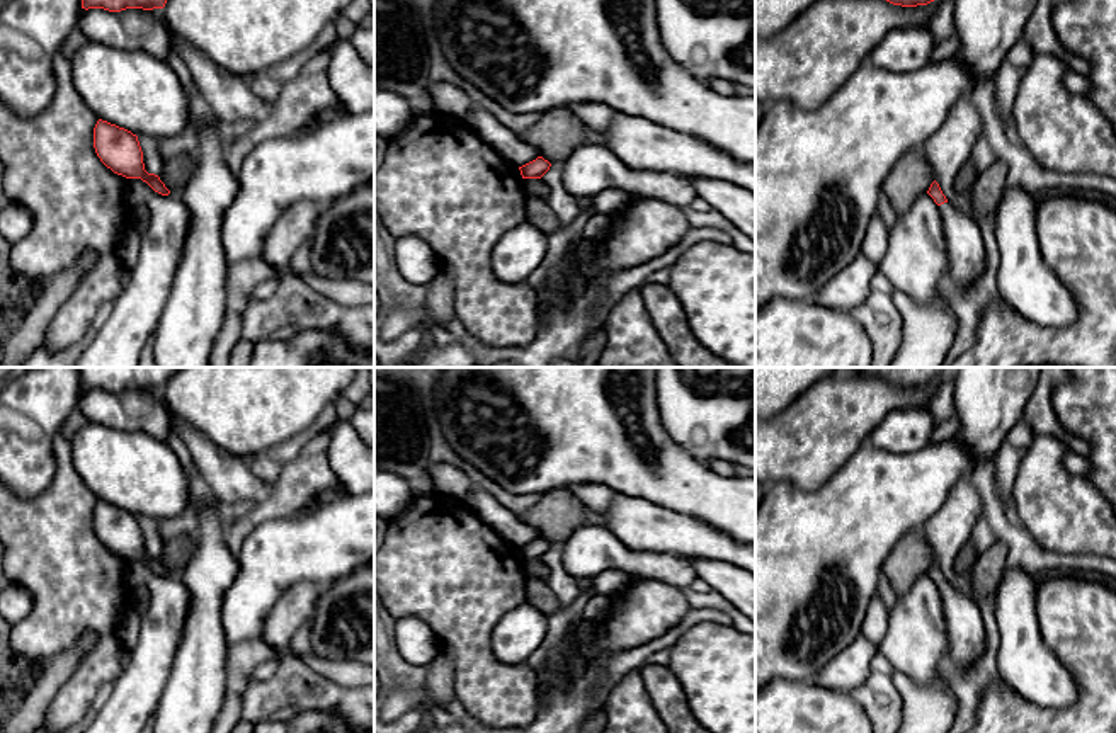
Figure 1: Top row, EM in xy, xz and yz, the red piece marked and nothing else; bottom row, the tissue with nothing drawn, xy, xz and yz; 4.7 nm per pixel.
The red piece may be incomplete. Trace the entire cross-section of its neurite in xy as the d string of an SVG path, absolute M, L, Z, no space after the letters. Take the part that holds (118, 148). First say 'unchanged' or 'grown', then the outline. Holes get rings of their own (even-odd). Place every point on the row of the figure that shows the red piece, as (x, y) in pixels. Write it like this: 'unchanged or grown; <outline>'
unchanged; M99 119L94 128L94 148L100 162L114 173L126 179L141 179L162 196L170 194L158 175L145 170L138 136L131 131Z

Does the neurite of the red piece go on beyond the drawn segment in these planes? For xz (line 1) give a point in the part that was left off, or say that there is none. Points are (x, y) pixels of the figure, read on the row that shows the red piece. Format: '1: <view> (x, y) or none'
1: none

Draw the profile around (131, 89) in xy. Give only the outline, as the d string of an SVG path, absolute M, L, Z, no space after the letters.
M87 41L70 65L77 92L99 119L157 141L189 126L185 88L167 61Z

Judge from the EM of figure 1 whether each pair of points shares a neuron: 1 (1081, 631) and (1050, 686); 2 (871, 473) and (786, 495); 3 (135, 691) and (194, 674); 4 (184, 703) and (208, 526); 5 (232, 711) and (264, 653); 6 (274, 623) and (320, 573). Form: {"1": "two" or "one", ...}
{"1": "two", "2": "one", "3": "two", "4": "one", "5": "one", "6": "two"}

